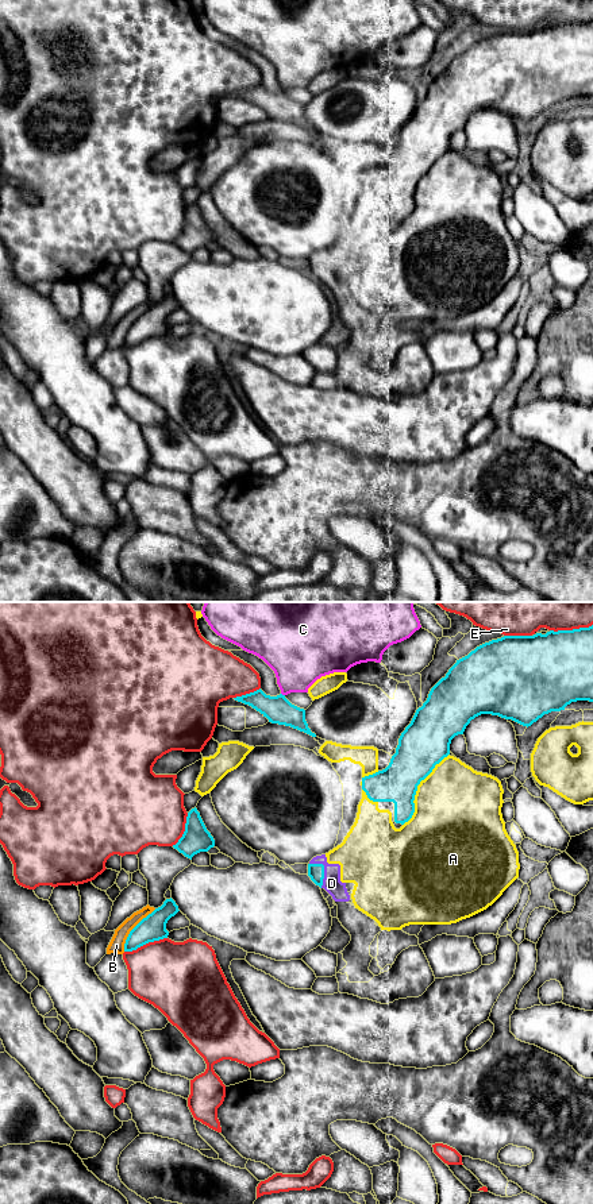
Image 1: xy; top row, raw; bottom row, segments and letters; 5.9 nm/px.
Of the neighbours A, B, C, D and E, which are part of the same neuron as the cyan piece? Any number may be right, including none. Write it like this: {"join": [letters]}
{"join": ["D"]}

